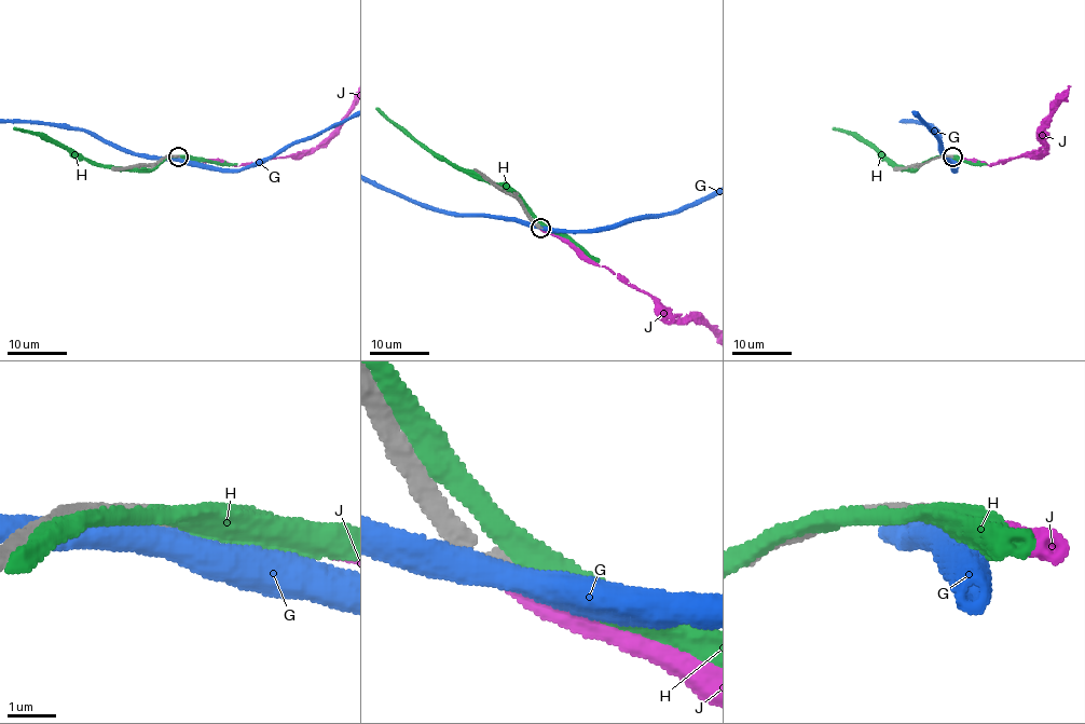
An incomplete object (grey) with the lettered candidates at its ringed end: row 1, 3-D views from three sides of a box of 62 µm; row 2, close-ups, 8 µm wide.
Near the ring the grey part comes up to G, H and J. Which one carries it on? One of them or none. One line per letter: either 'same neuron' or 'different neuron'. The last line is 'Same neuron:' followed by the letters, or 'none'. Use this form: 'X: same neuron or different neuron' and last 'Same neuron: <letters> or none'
G: different neuron
H: different neuron
J: same neuron
Same neuron: J

